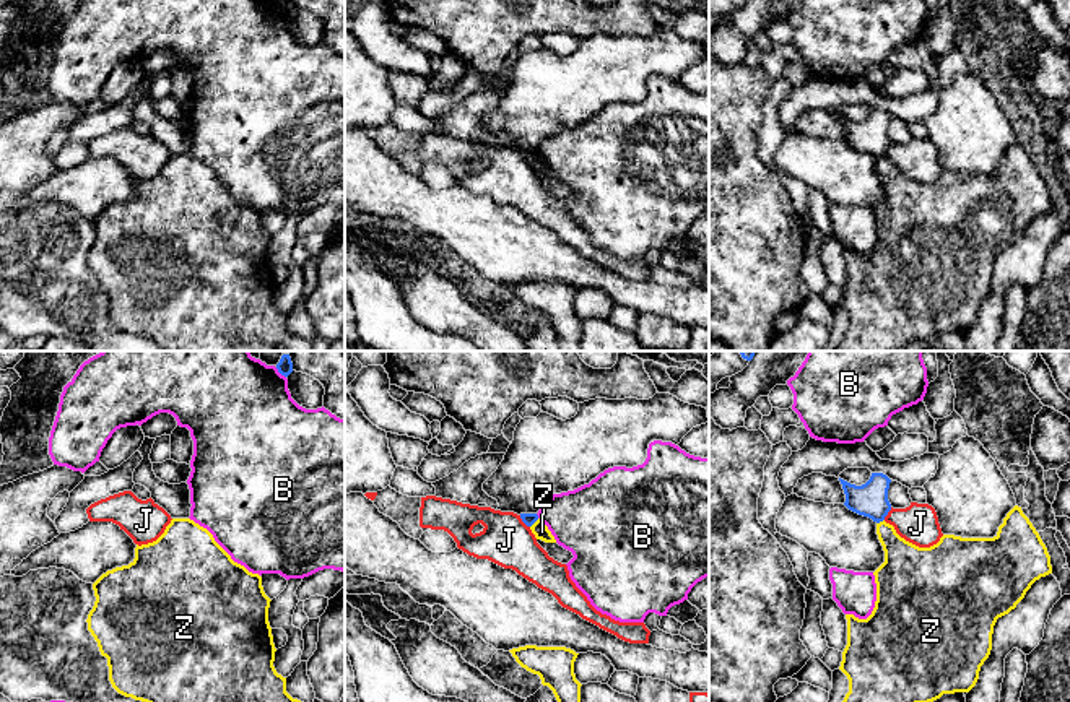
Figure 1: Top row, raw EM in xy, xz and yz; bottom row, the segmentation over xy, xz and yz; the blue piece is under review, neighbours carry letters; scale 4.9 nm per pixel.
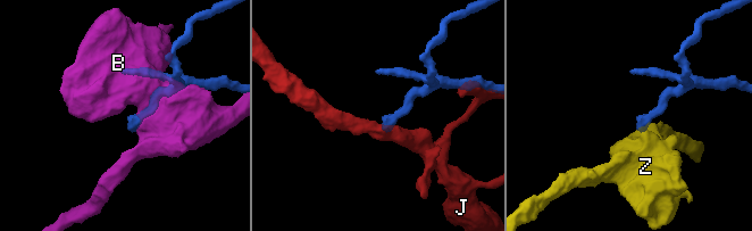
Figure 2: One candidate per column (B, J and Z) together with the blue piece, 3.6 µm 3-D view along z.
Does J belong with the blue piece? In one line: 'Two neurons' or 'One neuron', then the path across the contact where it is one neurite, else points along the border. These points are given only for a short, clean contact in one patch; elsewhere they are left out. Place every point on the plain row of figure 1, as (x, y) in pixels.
Two neurons. Boundary: xz (519, 151), (529, 163)

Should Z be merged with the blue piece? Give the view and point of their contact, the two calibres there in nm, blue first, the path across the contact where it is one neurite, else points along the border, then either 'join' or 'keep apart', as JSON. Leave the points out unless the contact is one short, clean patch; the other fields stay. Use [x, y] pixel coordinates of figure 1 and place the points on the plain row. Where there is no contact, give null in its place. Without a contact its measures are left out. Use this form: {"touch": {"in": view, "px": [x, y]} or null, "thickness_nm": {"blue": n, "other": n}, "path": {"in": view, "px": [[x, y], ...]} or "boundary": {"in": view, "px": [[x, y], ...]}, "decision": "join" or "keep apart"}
{"touch": {"in": "xz", "px": [534, 158]}, "thickness_nm": {"blue": 60, "other": 80}, "boundary": {"in": "xz", "px": [[539, 155], [530, 163]]}, "decision": "keep apart"}

